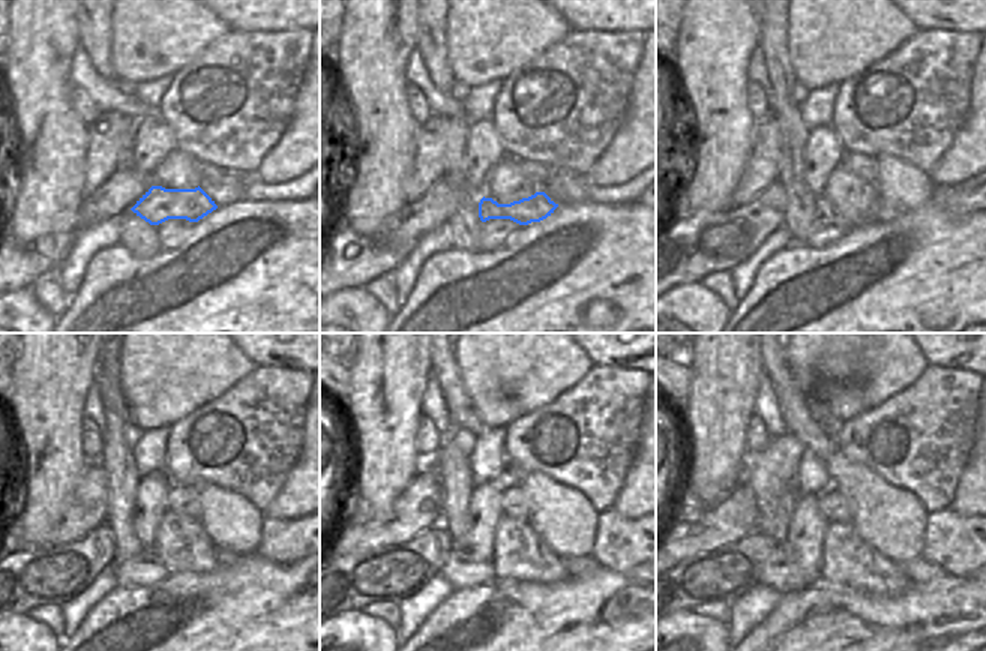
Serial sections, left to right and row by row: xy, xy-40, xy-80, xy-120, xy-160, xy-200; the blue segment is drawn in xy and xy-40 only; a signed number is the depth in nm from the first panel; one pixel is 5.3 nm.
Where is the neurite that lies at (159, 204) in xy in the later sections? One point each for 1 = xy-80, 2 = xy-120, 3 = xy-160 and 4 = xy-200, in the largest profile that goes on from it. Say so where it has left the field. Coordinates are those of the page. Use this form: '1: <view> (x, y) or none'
1: xy-80 (886, 212)
2: xy-120 (225, 558)
3: xy-160 (584, 566)
4: xy-200 (919, 572)

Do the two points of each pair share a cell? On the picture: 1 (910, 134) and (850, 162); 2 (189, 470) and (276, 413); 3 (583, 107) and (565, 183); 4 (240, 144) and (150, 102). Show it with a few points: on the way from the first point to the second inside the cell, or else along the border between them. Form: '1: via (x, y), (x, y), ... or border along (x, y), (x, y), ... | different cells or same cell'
1: border along (845, 152), (863, 152), (874, 156) | different cells
2: via (206, 447), (213, 446), (239, 420), (254, 420) | same cell
3: border along (548, 167), (566, 167), (586, 177) | different cells
4: border along (173, 75), (156, 110) | different cells

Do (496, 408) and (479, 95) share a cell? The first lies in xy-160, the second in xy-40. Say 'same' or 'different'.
different

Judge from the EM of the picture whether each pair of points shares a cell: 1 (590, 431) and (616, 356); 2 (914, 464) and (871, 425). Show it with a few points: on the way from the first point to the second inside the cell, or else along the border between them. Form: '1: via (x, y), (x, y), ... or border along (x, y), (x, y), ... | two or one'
1: border along (593, 365), (637, 368), (640, 371) | two
2: via (914, 446), (914, 432), (896, 416), (889, 417) | one

